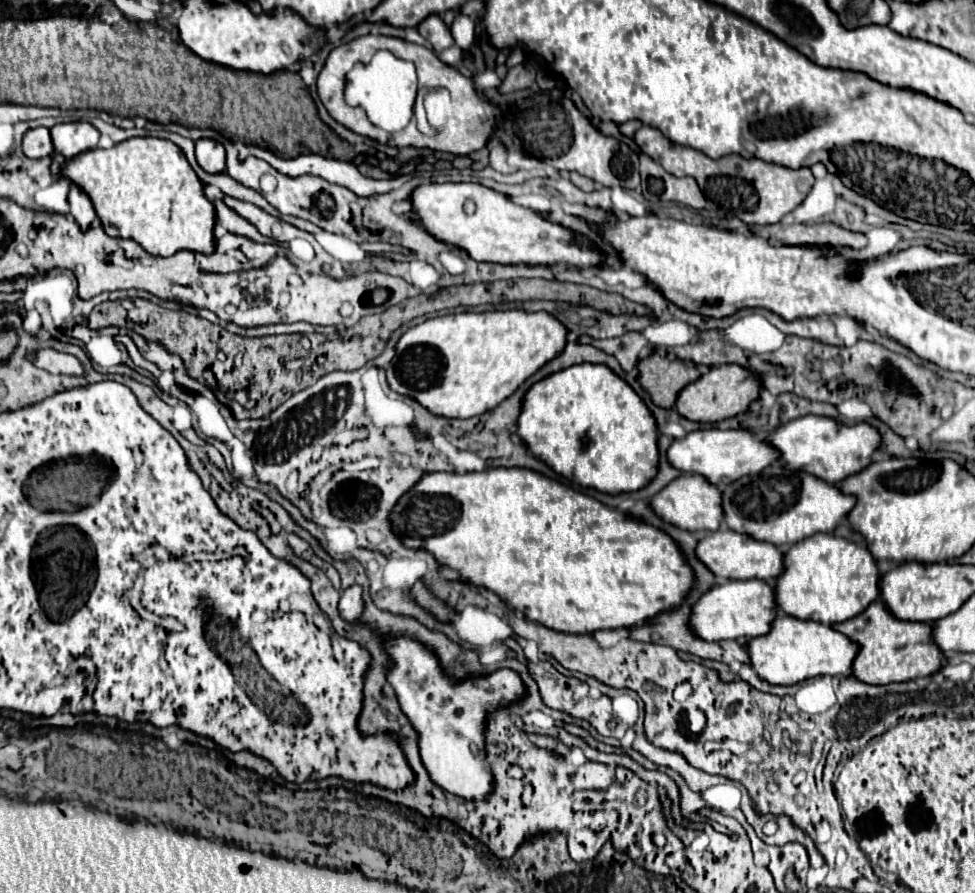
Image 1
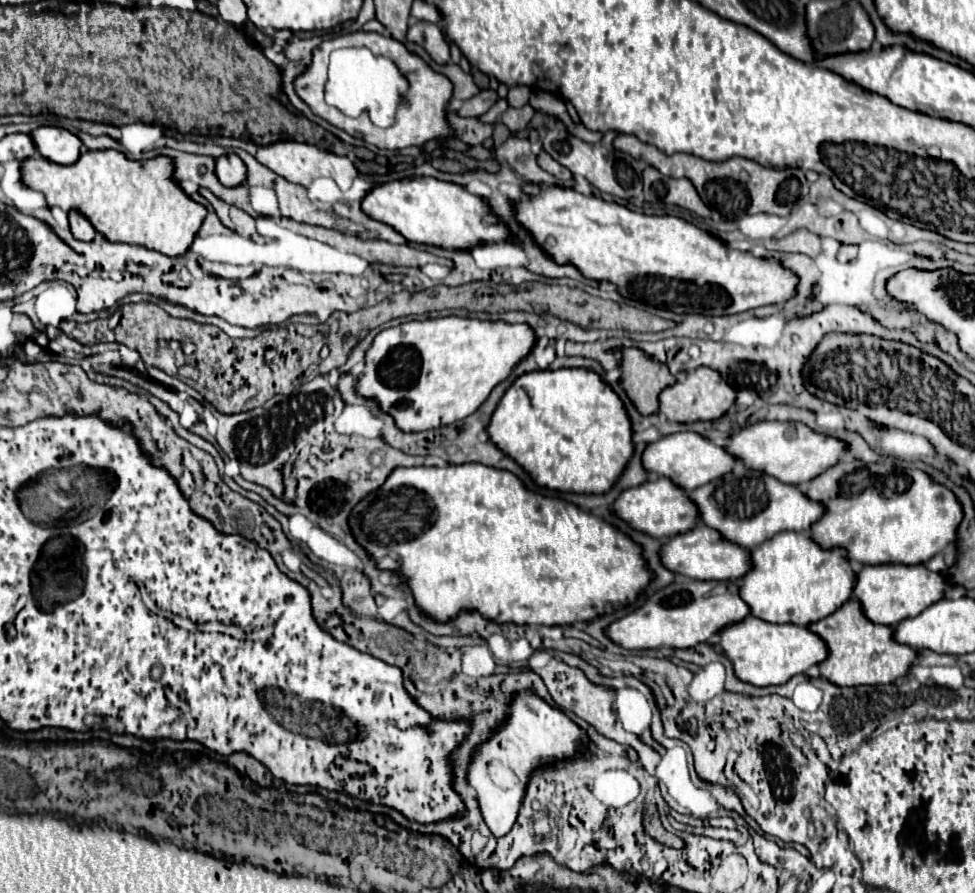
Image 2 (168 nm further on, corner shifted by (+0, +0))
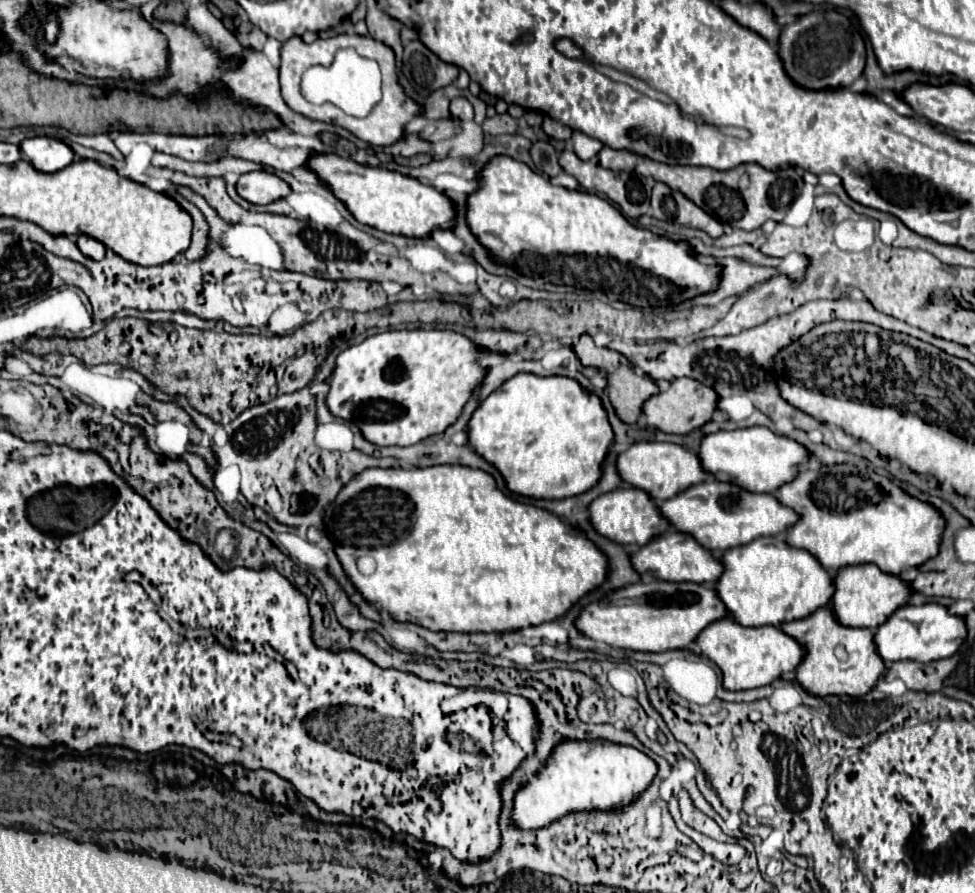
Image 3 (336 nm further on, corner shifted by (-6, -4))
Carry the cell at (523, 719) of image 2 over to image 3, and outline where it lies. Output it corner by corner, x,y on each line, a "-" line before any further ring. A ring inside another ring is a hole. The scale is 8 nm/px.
564,741
554,749
548,767
516,793
514,821
518,827
538,829
568,813
622,809
652,785
656,773
656,761
634,747
608,741

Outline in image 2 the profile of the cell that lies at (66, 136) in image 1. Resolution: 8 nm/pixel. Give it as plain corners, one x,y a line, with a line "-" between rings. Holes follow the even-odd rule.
38,127
30,133
30,137
42,157
60,165
76,163
84,147
74,133
62,127

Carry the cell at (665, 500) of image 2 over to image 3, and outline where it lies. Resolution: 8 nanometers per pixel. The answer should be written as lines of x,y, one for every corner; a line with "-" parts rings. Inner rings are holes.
624,485
616,487
610,493
596,497
588,505
588,519
590,519
590,525
600,535
604,535
606,539
610,539
618,545
642,547
644,543
648,543
648,539
652,539
652,535
660,535
666,529
670,529
668,521
660,517
656,503
652,503
652,499
648,499
648,495
644,495
644,491
632,491
632,487
624,487

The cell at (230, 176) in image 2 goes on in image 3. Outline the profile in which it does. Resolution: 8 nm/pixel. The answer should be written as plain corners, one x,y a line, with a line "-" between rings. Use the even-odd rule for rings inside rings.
266,171
244,173
236,185
238,195
254,205
268,205
290,195
290,185

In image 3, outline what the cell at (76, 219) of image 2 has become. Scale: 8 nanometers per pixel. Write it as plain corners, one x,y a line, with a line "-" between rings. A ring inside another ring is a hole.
80,235
80,237
78,237
78,249
80,249
86,257
90,257
90,259
94,259
94,261
104,259
104,255
106,255
106,247
104,247
100,241
96,241
96,239
88,237
88,235

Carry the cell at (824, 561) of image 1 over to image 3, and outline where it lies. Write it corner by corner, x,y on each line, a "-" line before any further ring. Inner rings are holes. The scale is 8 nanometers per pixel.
780,535
758,537
746,545
724,551
718,561
724,565
722,575
714,583
718,599
726,605
728,615
744,627
780,625
810,615
832,597
832,577
808,555
796,547
788,547

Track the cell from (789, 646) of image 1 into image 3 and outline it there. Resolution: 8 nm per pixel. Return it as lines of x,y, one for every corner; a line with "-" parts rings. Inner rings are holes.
724,617
710,623
698,637
696,645
704,657
714,661
722,669
724,689
754,689
780,679
782,673
792,675
800,659
804,657
804,647
792,637
784,635
778,627
740,627
732,619

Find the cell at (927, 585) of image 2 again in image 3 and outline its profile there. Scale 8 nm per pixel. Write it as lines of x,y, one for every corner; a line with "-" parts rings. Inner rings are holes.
852,565
852,567
842,567
834,577
834,595
830,597
832,603
832,617
846,627
866,627
866,629
876,629
896,607
902,607
912,591
908,591
908,583
896,579
894,575
888,575
880,571
876,565

